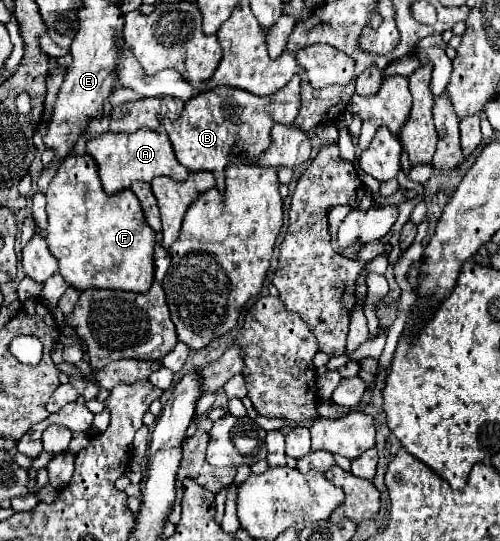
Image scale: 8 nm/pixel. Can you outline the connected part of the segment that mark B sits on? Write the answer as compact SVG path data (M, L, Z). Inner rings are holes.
M295 74L285 88L277 90L273 96L253 96L239 88L213 88L197 94L185 102L185 108L175 122L163 122L177 160L187 166L187 170L221 172L227 166L227 152L233 146L247 150L247 156L253 160L259 158L259 154L269 146L271 126L275 122L293 124L299 104L299 84L301 76ZM229 100L231 106L225 106Z

